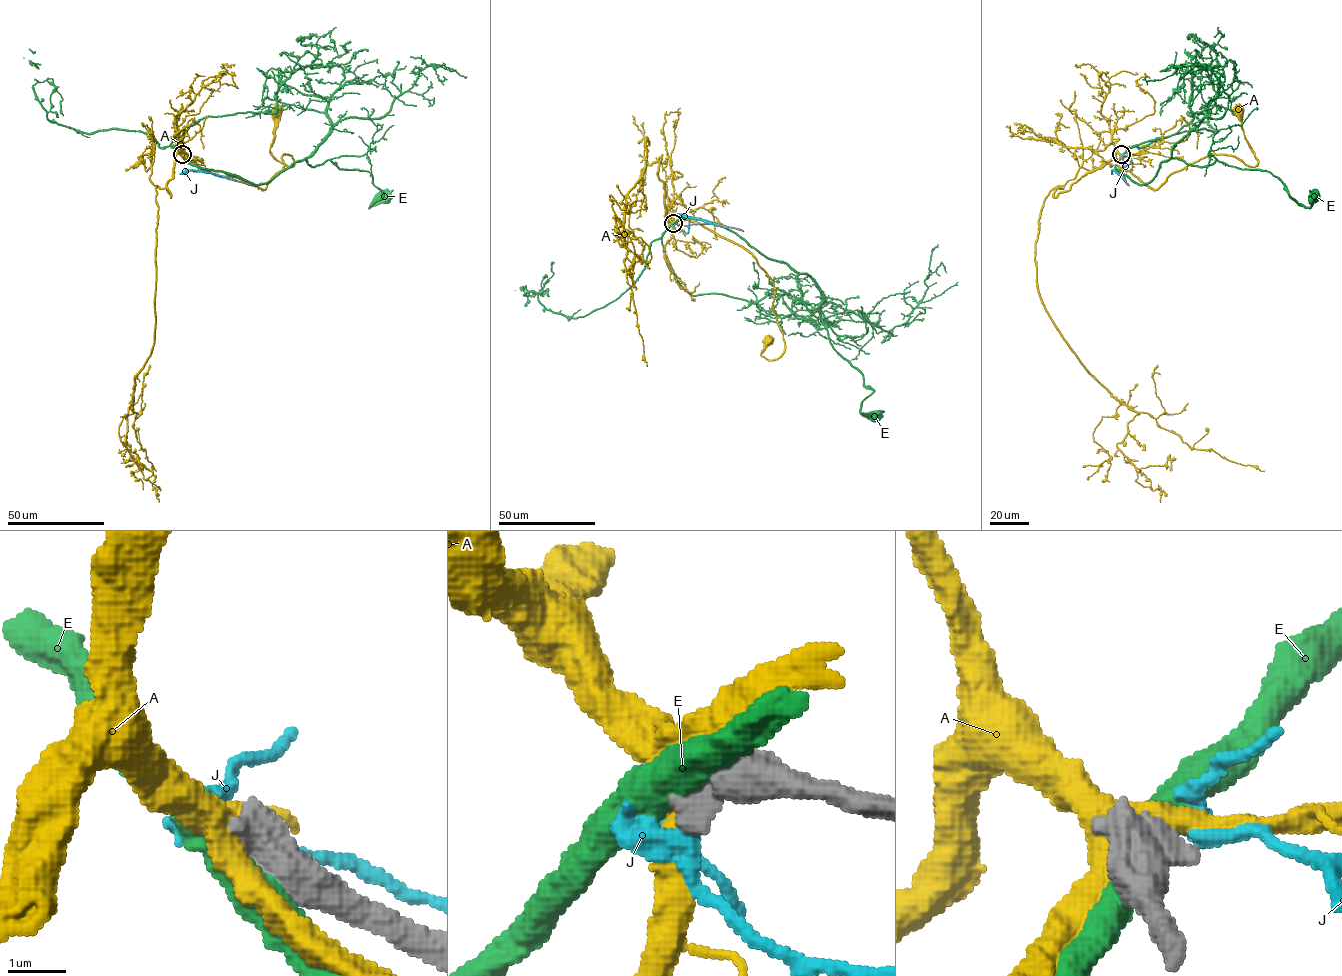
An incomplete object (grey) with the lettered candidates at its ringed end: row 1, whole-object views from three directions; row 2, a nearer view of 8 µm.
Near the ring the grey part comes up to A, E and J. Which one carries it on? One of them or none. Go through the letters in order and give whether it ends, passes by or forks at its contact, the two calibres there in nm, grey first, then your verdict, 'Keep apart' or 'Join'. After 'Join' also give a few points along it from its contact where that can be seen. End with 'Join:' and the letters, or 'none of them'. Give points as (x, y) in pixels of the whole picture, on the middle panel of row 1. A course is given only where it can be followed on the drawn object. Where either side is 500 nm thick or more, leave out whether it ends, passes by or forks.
A: Thickness 550 nm (grey) against 440 nm. Keep apart
E: Thickness 1000 nm (grey) against 550 nm. Keep apart
J: Thickness 600 nm (grey) against 280 nm. Keep apart
Join: none of them

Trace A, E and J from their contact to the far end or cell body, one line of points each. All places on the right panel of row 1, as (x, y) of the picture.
A: (1121, 155), (1120, 168), (1154, 189), (1212, 154), (1236, 156), (1254, 166), (1258, 159), (1239, 112)
E: (1121, 156), (1116, 167), (1140, 184), (1172, 158), (1217, 160), (1269, 171), (1300, 205), (1314, 197)
J: (1123, 155), (1131, 163), (1117, 170), (1125, 181)

